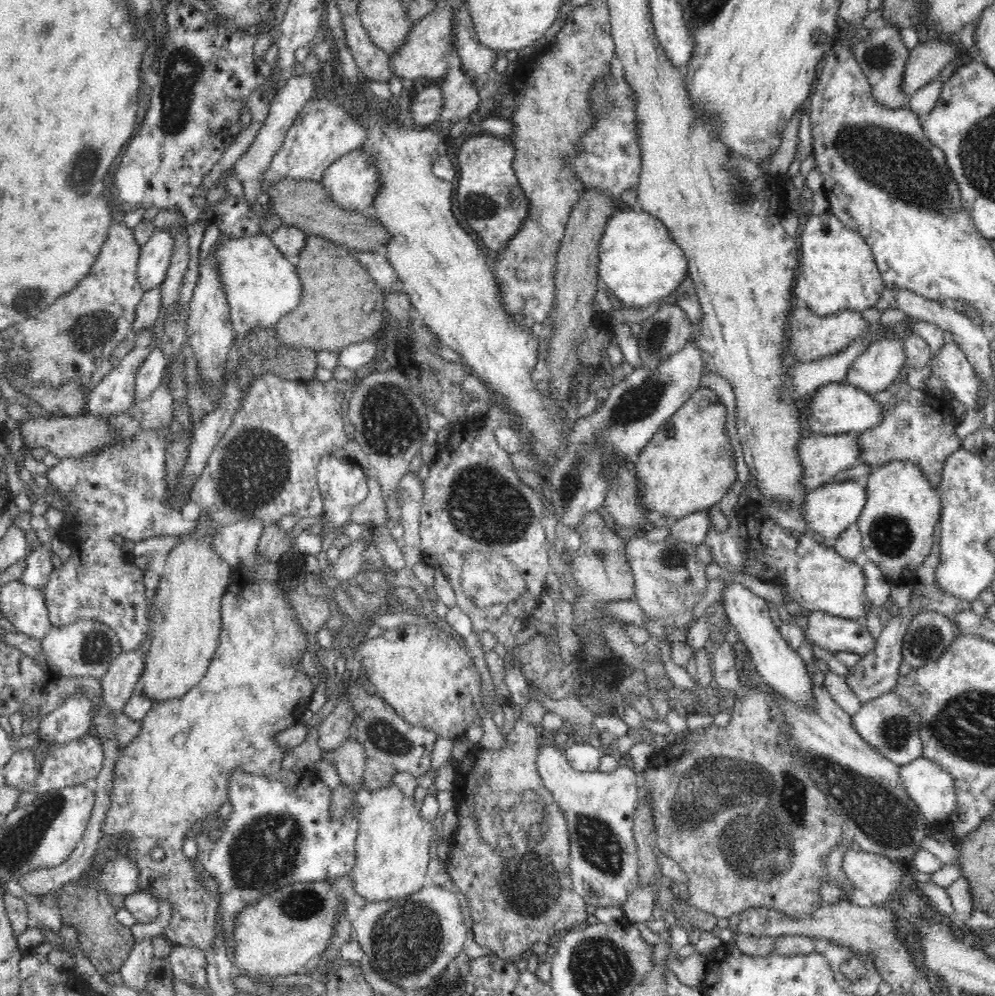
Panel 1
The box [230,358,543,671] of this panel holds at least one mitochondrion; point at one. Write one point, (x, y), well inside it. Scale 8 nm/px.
(483, 505)

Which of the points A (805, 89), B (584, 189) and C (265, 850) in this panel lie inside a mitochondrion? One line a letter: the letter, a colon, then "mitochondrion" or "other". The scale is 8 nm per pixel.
A: other
B: other
C: mitochondrion

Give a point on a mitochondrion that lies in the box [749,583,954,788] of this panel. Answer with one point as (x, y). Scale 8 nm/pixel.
(926, 641)

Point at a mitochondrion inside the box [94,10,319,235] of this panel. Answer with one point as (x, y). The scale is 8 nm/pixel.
(183, 67)

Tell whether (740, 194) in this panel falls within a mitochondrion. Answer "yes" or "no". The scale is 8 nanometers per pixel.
yes

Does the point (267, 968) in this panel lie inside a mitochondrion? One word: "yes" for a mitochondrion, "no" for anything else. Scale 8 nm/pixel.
no

